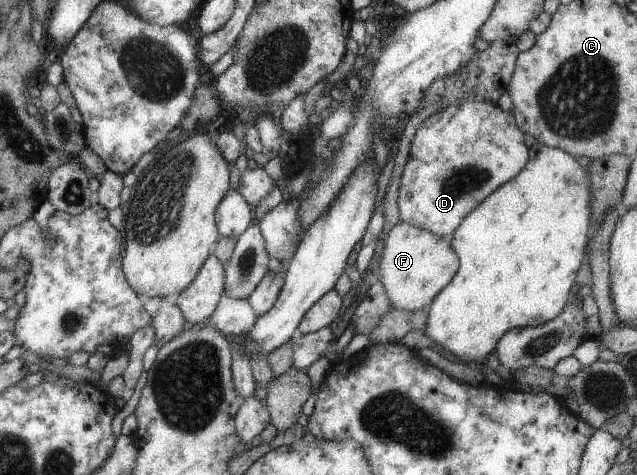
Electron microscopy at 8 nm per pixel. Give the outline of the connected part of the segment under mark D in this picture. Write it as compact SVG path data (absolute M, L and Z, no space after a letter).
M458 100L426 117L416 128L401 173L397 188L398 220L432 234L449 237L463 218L488 194L514 178L527 164L530 150L524 145L523 131L518 130L512 115L500 110L496 103L490 101Z

